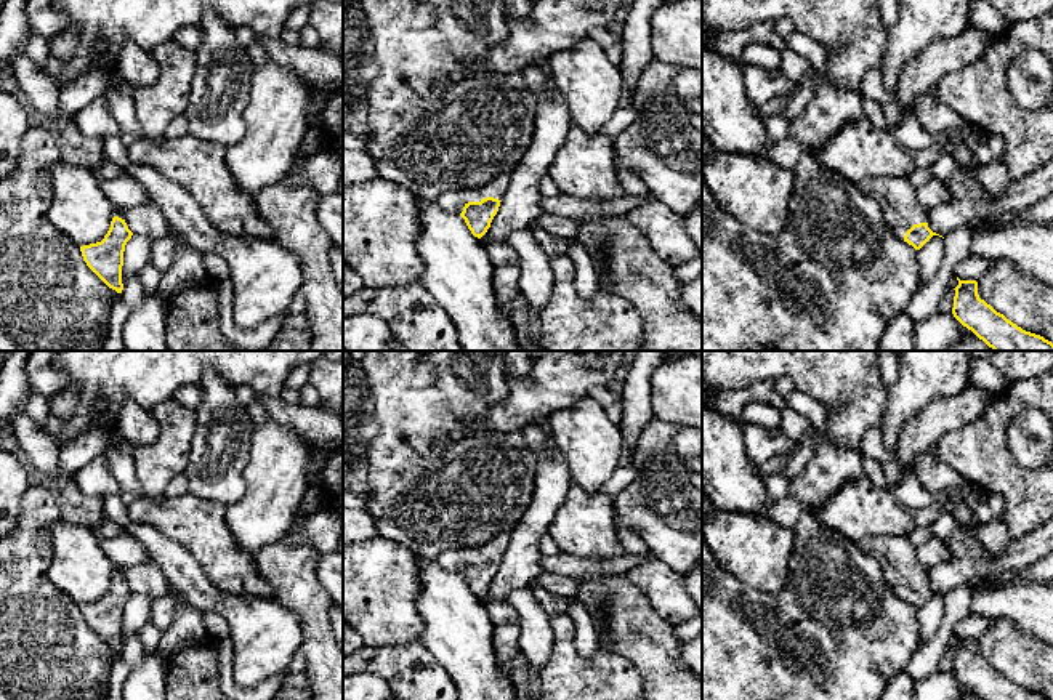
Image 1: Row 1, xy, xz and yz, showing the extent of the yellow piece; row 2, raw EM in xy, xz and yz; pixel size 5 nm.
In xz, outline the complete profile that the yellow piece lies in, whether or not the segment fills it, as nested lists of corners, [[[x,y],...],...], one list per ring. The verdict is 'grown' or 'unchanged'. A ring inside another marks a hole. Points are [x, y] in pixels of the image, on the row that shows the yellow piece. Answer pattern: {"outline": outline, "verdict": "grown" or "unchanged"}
{"outline": [[[513,171],[502,173],[482,187],[447,191],[441,194],[436,202],[444,210],[458,213],[465,219],[471,234],[481,239],[498,211],[500,202],[506,194],[511,173]]], "verdict": "grown"}

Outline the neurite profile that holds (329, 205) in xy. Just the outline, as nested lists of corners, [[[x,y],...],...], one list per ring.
[[[319,192],[317,218],[332,242],[343,247],[343,195],[340,192]]]

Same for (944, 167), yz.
[[[944,154],[934,162],[933,176],[938,181],[941,181],[942,184],[946,184],[947,187],[950,187],[950,179],[952,179],[955,168],[957,168],[957,162],[955,162],[954,155]]]

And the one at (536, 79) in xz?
[[[537,64],[526,66],[522,70],[522,78],[529,88],[529,91],[537,96],[545,91],[548,85],[548,75]]]

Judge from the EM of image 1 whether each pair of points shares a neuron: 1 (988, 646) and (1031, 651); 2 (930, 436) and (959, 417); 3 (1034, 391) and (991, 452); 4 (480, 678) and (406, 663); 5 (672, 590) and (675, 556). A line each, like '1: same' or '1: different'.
1: same
2: same
3: same
4: different
5: different

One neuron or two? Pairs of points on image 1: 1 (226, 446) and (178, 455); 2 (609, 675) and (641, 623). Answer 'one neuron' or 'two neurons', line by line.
1: two neurons
2: two neurons

